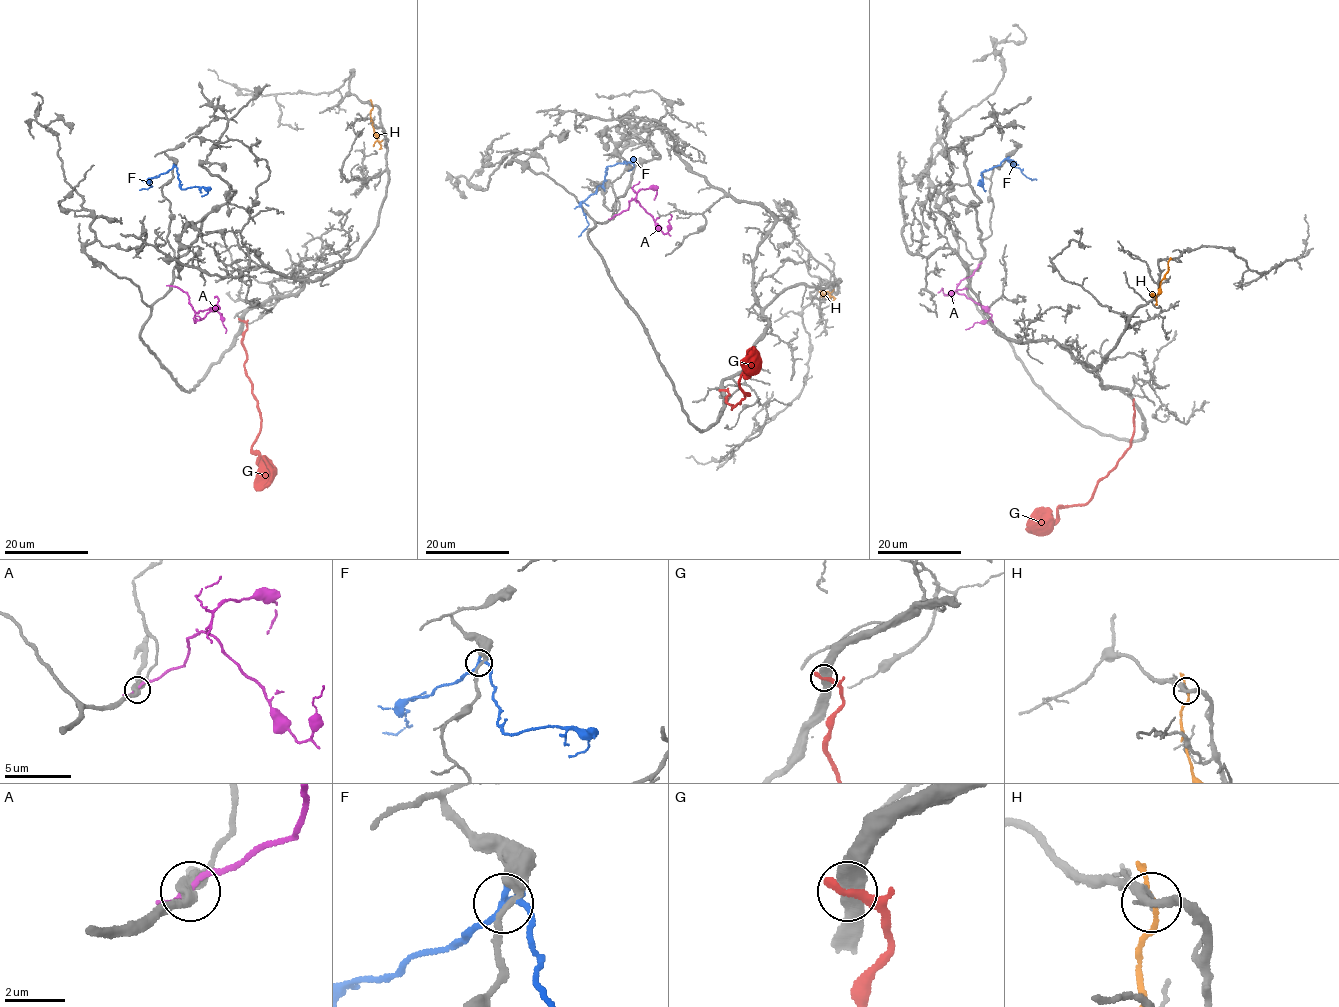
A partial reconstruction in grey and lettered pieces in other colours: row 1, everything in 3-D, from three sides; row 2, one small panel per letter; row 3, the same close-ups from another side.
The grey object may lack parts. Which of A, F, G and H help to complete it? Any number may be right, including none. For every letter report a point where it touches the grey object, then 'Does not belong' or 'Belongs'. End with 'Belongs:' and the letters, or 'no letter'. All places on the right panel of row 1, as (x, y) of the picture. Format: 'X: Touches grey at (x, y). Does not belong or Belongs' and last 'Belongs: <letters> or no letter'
A: Touches grey at (980, 264). Does not belong
F: Touches grey at (1007, 158). Does not belong
G: Touches grey at (1133, 402). Does not belong
H: Touches grey at (1168, 263). Does not belong
Belongs: no letter

